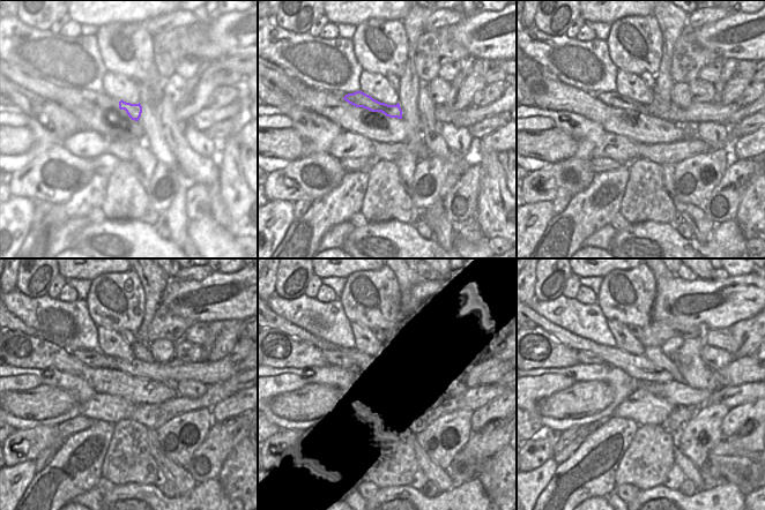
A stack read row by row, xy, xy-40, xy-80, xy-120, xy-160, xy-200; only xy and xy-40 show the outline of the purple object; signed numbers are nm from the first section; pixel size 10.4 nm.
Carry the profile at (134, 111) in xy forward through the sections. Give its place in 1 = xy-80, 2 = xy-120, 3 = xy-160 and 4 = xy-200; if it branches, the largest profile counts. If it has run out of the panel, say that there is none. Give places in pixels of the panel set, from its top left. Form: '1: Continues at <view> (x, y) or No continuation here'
1: Continues at xy-80 (613, 98)
2: Continues at xy-120 (93, 358)
3: Continues at xy-160 (333, 357)
4: Continues at xy-200 (584, 357)

